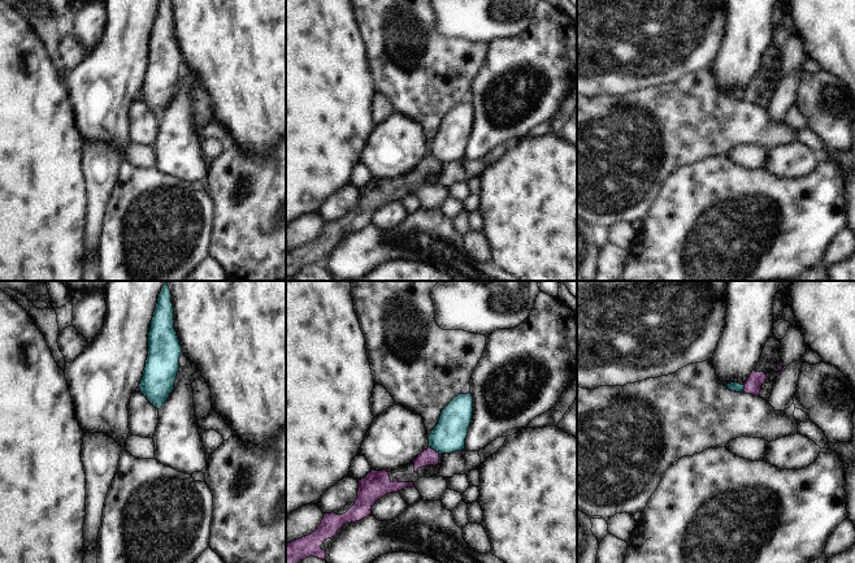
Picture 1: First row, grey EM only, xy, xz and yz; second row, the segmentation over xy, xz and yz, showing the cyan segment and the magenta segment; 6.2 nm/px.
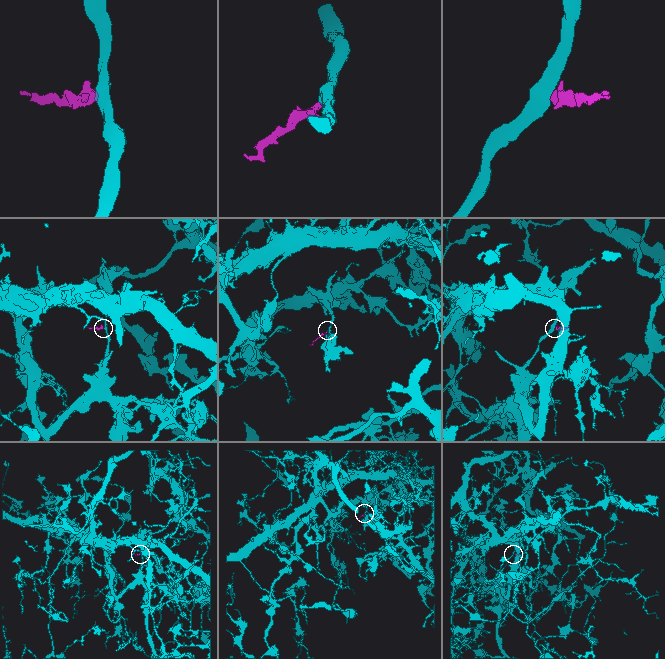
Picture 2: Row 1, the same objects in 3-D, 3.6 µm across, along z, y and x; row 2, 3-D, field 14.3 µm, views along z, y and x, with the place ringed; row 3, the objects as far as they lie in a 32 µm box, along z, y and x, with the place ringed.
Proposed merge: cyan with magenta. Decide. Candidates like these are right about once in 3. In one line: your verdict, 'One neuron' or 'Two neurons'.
Two neurons

